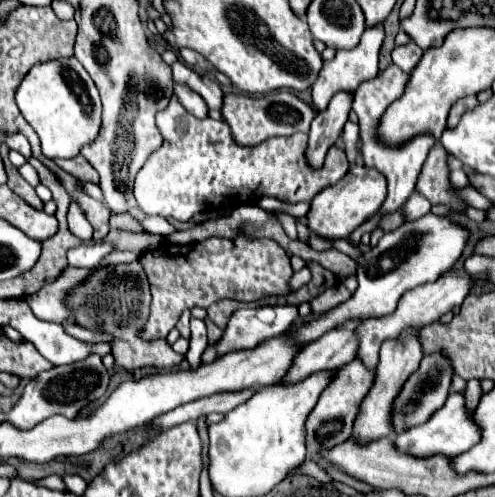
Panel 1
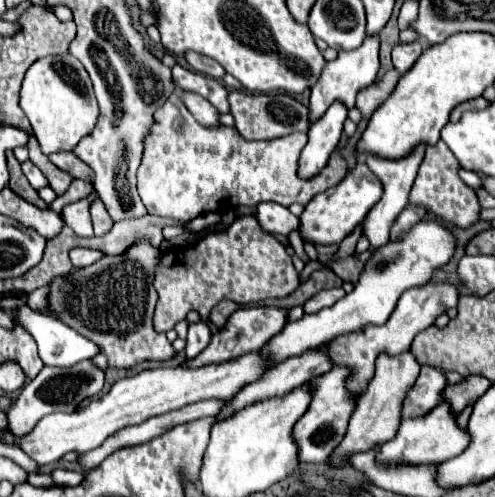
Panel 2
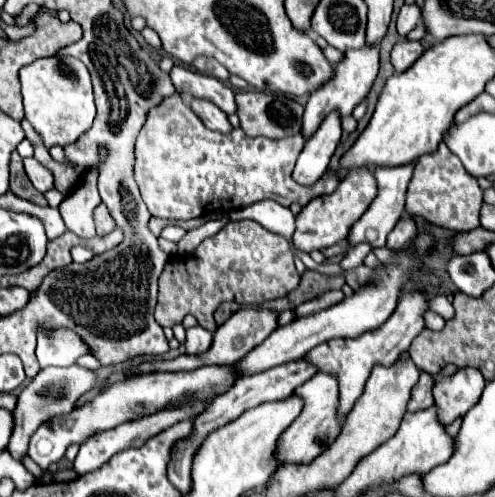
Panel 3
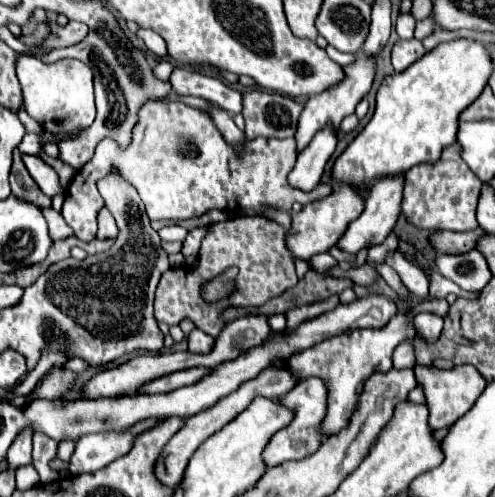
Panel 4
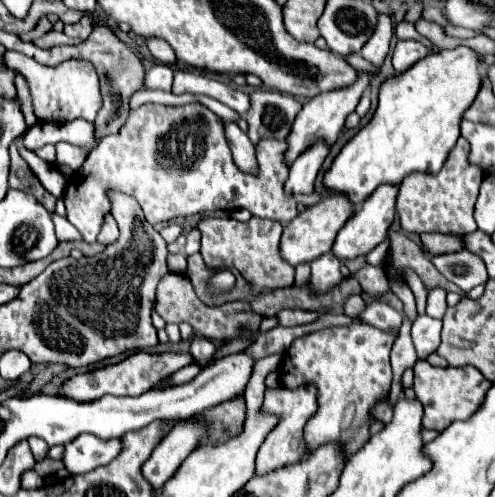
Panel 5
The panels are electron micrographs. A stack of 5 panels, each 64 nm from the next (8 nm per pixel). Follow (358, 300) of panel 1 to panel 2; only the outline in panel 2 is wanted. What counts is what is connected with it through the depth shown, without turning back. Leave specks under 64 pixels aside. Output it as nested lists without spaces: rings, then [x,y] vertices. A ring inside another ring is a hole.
[[[424,218],[414,224],[402,238],[390,240],[384,248],[376,248],[370,260],[360,272],[356,288],[338,300],[332,308],[324,308],[318,314],[306,314],[296,322],[288,322],[280,334],[276,334],[262,352],[276,362],[284,362],[290,356],[298,356],[310,348],[316,348],[336,336],[360,330],[366,324],[384,324],[396,308],[398,298],[404,290],[414,286],[424,286],[430,282],[434,270],[446,266],[456,250],[456,236],[446,230],[434,218]]]

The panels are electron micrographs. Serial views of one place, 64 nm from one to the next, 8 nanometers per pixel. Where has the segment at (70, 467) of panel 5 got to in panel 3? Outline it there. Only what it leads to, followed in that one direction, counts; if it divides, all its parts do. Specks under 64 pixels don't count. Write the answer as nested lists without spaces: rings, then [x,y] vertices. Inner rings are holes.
[[[194,402],[192,406],[182,406],[182,408],[174,408],[174,410],[168,410],[168,412],[158,412],[158,414],[152,414],[152,416],[146,416],[146,418],[140,418],[136,422],[126,422],[126,424],[120,424],[108,432],[102,432],[100,436],[88,440],[86,444],[80,446],[80,452],[74,460],[74,470],[78,474],[86,474],[86,472],[92,472],[96,468],[100,468],[104,462],[108,462],[116,452],[120,450],[126,450],[126,448],[138,448],[140,444],[144,444],[144,440],[148,440],[150,436],[156,436],[156,432],[162,432],[164,428],[170,428],[172,424],[180,422],[180,420],[194,420],[196,416],[200,416],[200,412],[206,412],[208,404],[206,402]]]

